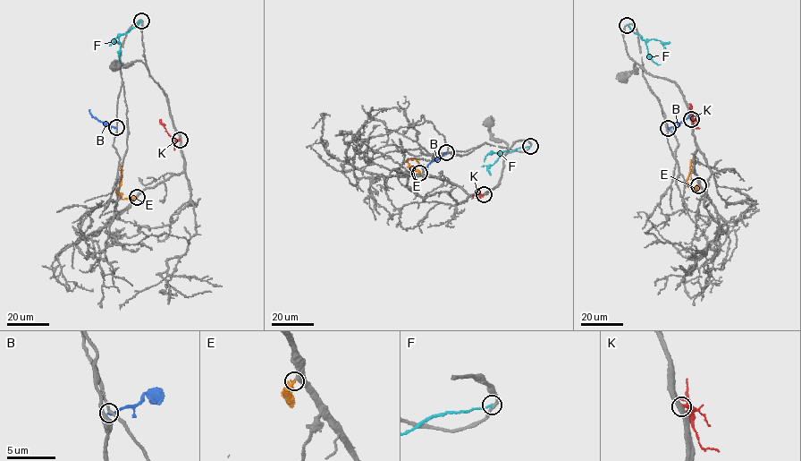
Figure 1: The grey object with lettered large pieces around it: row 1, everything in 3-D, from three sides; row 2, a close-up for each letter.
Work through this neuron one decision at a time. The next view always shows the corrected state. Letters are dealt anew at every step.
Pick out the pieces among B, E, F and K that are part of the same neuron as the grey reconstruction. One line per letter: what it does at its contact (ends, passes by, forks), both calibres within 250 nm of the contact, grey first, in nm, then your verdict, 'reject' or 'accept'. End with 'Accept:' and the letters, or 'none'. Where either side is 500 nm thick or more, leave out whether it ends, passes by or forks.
B: it ends there; 220 nm thick on the grey side, 180 nm on the other; reject
E: it ends there; 360 nm thick on the grey side, 220 nm on the other; accept
F: it ends there; 240 nm thick on the grey side, 200 nm on the other; reject
K: it ends there; 400 nm thick on the grey side, 220 nm on the other; reject
Accept: E

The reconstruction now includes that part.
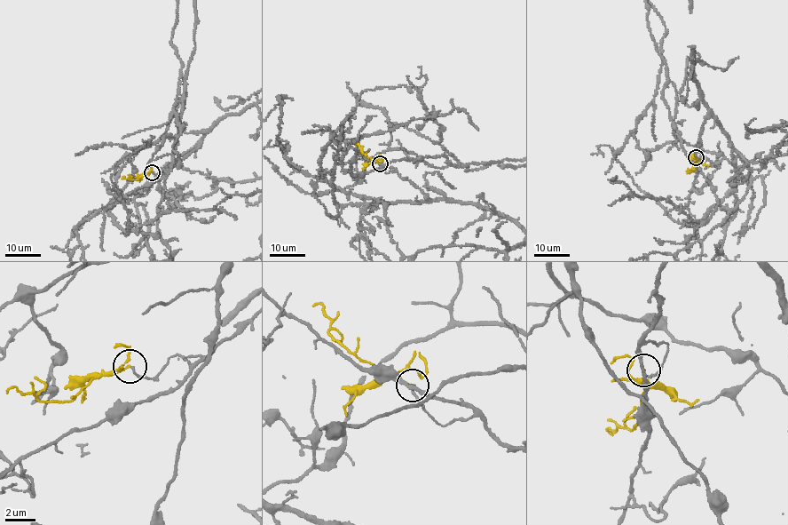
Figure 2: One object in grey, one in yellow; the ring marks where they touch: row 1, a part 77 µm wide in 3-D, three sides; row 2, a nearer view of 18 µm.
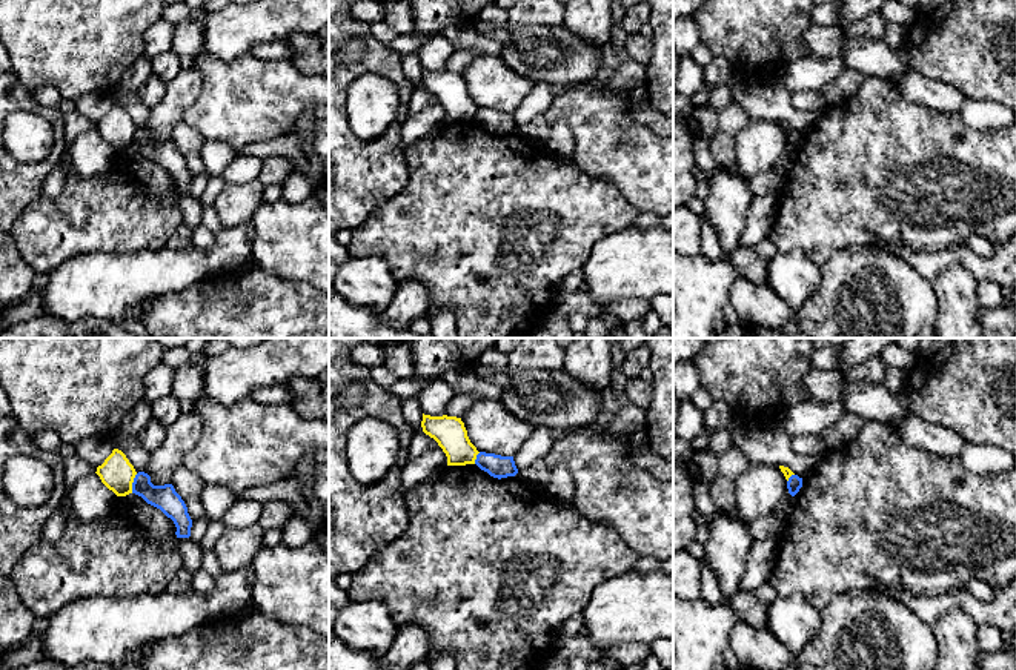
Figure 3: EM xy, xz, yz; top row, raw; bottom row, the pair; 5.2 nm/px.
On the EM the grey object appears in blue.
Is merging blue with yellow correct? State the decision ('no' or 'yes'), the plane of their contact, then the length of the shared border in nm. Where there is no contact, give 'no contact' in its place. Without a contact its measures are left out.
no; meets blue in xy; contact 110 nm long

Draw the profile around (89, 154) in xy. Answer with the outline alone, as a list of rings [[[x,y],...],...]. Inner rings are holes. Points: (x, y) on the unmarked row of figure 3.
[[[97,129],[78,135],[69,146],[69,163],[83,178],[112,169],[117,155]]]

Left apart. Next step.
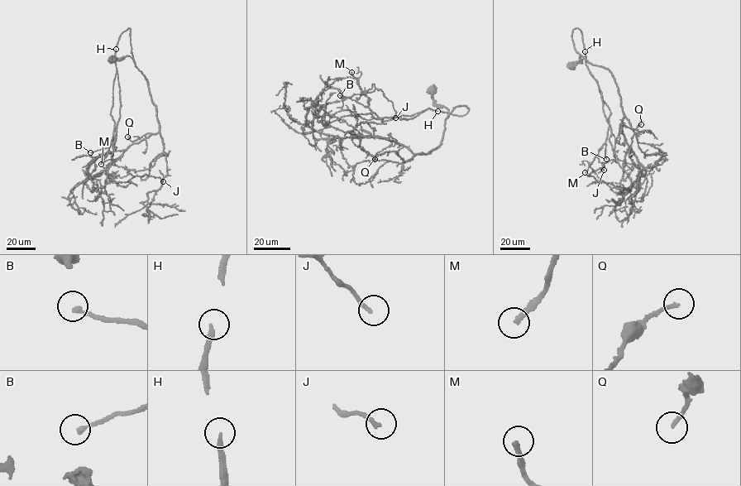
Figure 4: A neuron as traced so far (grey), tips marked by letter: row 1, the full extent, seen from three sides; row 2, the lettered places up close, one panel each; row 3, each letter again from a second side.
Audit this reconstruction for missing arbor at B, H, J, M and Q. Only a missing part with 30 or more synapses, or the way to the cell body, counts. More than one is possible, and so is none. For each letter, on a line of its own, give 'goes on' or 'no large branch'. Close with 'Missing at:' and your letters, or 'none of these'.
B: goes on
H: no large branch
J: no large branch
M: goes on
Q: no large branch
Missing at: B, M

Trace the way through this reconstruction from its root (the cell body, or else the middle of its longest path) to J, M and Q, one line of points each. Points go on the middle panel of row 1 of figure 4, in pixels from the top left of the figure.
J: (431, 90), (448, 113), (426, 154), (327, 135), (305, 117), (377, 89), (395, 117)
M: (431, 90), (448, 112), (442, 141), (413, 153), (339, 118), (422, 112), (382, 121), (351, 72)
Q: (431, 90), (432, 100), (448, 112), (441, 144), (426, 154), (413, 153), (395, 144), (377, 152), (375, 159)

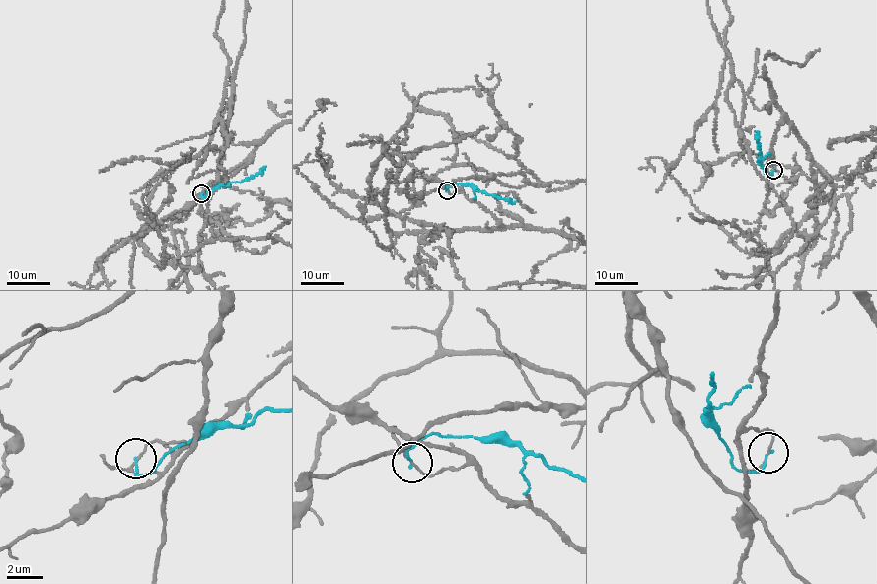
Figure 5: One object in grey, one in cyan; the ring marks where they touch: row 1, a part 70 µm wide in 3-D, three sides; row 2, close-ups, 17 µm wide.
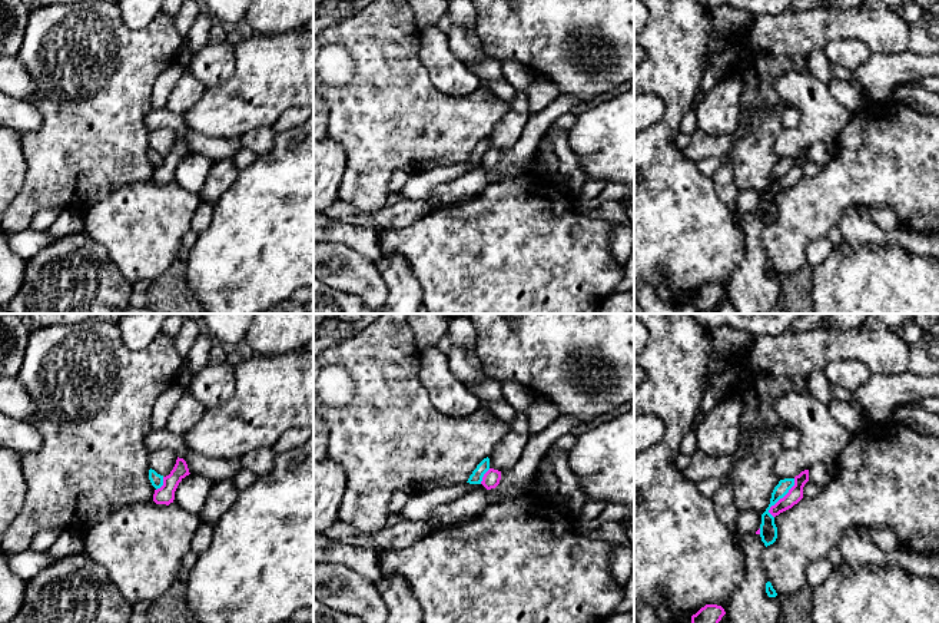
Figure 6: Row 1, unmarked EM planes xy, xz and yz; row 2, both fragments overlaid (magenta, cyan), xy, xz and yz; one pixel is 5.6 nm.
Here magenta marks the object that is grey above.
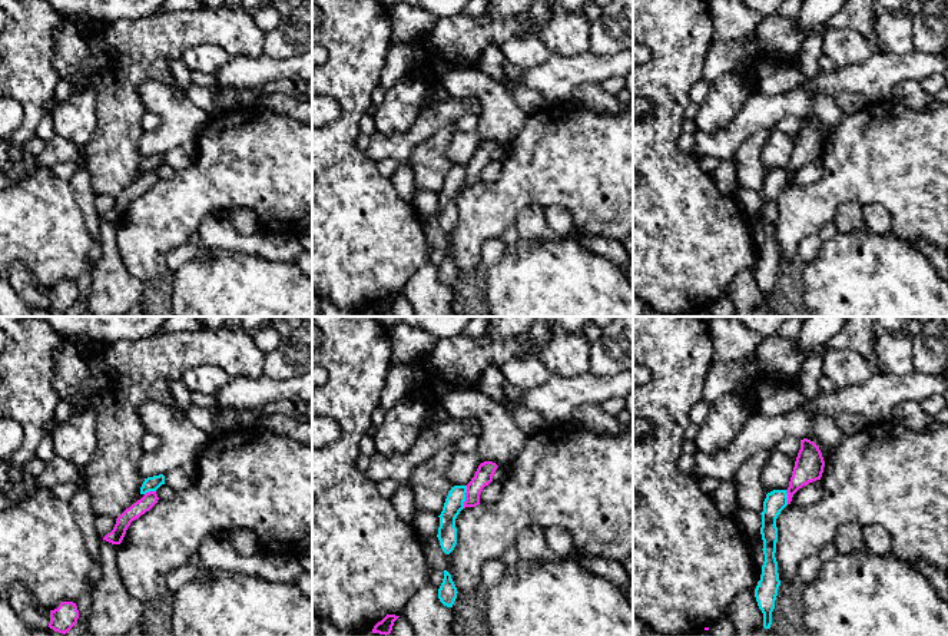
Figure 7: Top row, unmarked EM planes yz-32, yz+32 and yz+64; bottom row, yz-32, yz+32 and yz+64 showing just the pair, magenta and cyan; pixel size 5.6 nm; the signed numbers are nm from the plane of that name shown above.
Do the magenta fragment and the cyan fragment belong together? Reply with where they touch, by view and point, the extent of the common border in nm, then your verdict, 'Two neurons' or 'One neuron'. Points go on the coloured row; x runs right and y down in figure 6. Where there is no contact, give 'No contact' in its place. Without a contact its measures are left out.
Touches magenta at yz (780, 499). Shared border 260 nm. Two neurons

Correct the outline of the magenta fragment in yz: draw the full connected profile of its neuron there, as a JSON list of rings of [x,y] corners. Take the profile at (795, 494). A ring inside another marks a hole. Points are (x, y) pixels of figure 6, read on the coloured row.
[[[809,470],[802,471],[794,477],[794,486],[789,490],[789,493],[780,498],[774,506],[770,507],[769,513],[776,517],[780,513],[792,508],[803,498],[803,487],[809,481]]]

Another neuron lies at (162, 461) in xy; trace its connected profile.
[[[156,450],[149,455],[149,467],[157,474],[166,477],[176,464],[177,457],[170,450]]]

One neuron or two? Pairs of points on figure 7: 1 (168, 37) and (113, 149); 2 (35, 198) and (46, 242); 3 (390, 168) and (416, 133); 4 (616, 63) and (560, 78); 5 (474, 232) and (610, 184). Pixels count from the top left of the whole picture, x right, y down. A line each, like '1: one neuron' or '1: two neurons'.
1: one neuron
2: one neuron
3: two neurons
4: one neuron
5: one neuron

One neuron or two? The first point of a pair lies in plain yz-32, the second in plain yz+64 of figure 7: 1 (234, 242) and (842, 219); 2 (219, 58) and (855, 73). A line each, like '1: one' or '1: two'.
1: one
2: two

